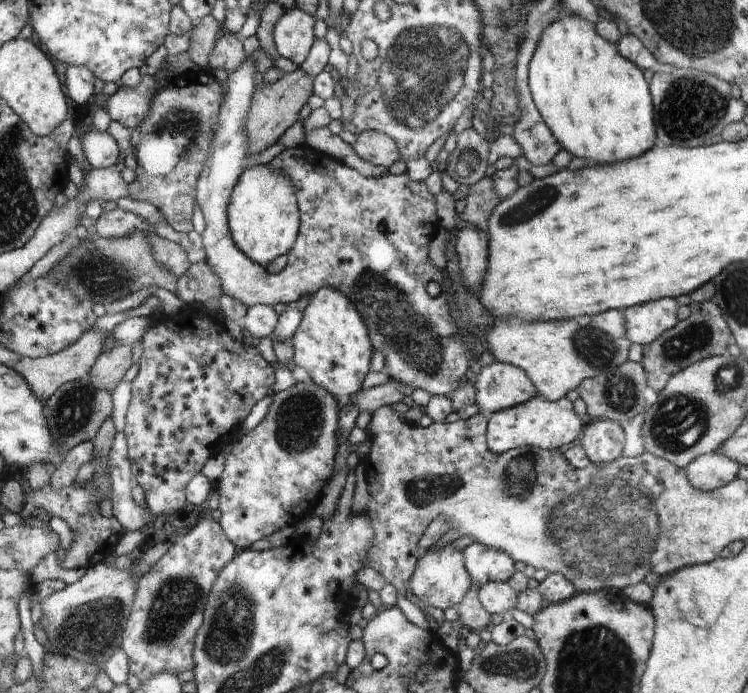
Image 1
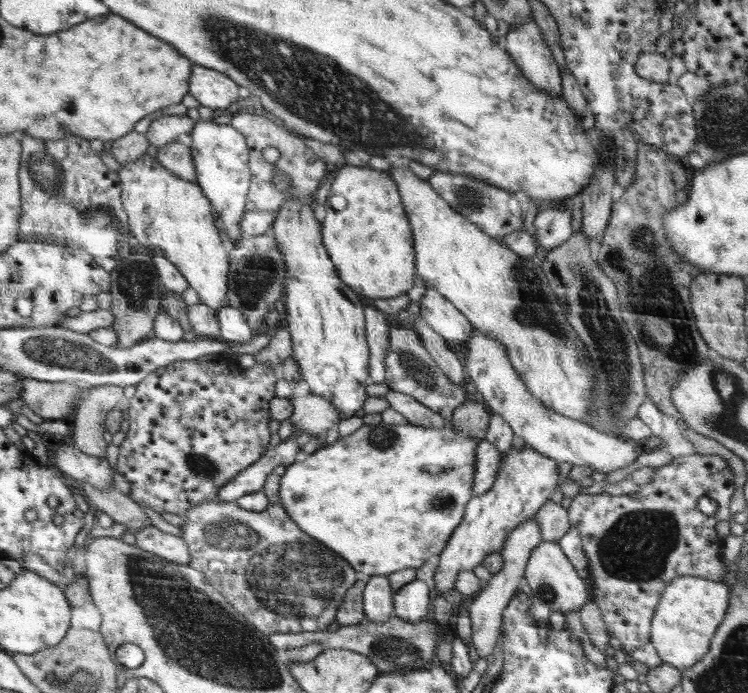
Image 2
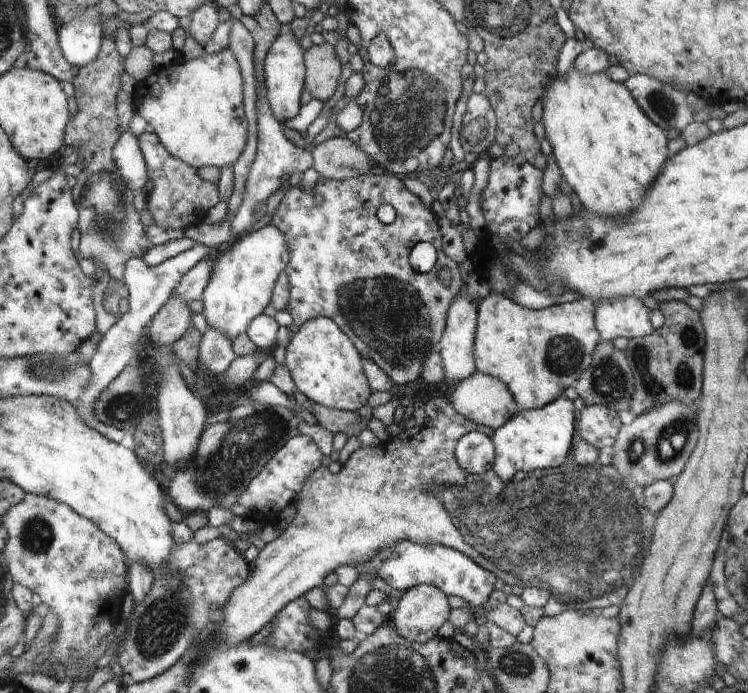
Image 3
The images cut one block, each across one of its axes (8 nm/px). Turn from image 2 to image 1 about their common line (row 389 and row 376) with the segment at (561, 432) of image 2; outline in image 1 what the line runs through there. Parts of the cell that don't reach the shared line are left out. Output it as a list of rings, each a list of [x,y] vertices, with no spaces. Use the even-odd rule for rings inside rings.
[[[496,361],[472,373],[476,406],[485,414],[518,406],[537,396],[529,375],[517,366]]]

